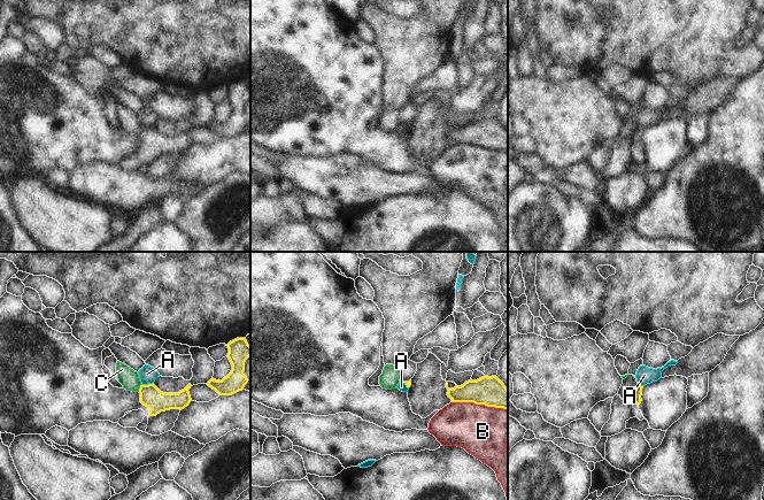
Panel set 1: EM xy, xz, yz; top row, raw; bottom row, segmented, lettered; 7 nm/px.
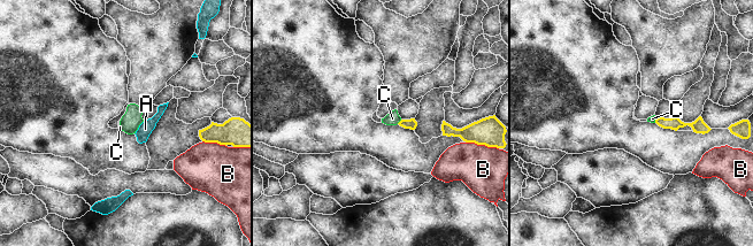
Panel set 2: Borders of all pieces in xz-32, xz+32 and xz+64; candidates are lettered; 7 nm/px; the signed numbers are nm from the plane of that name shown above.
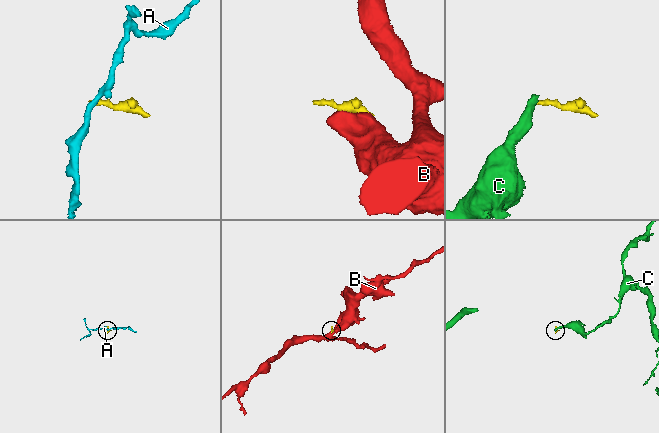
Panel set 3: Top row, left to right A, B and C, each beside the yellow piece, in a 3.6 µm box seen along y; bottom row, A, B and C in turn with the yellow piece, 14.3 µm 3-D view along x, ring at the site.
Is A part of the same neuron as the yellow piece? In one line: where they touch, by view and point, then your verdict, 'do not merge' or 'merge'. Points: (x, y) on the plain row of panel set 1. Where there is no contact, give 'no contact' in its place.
contact xy (146, 128); do not merge

